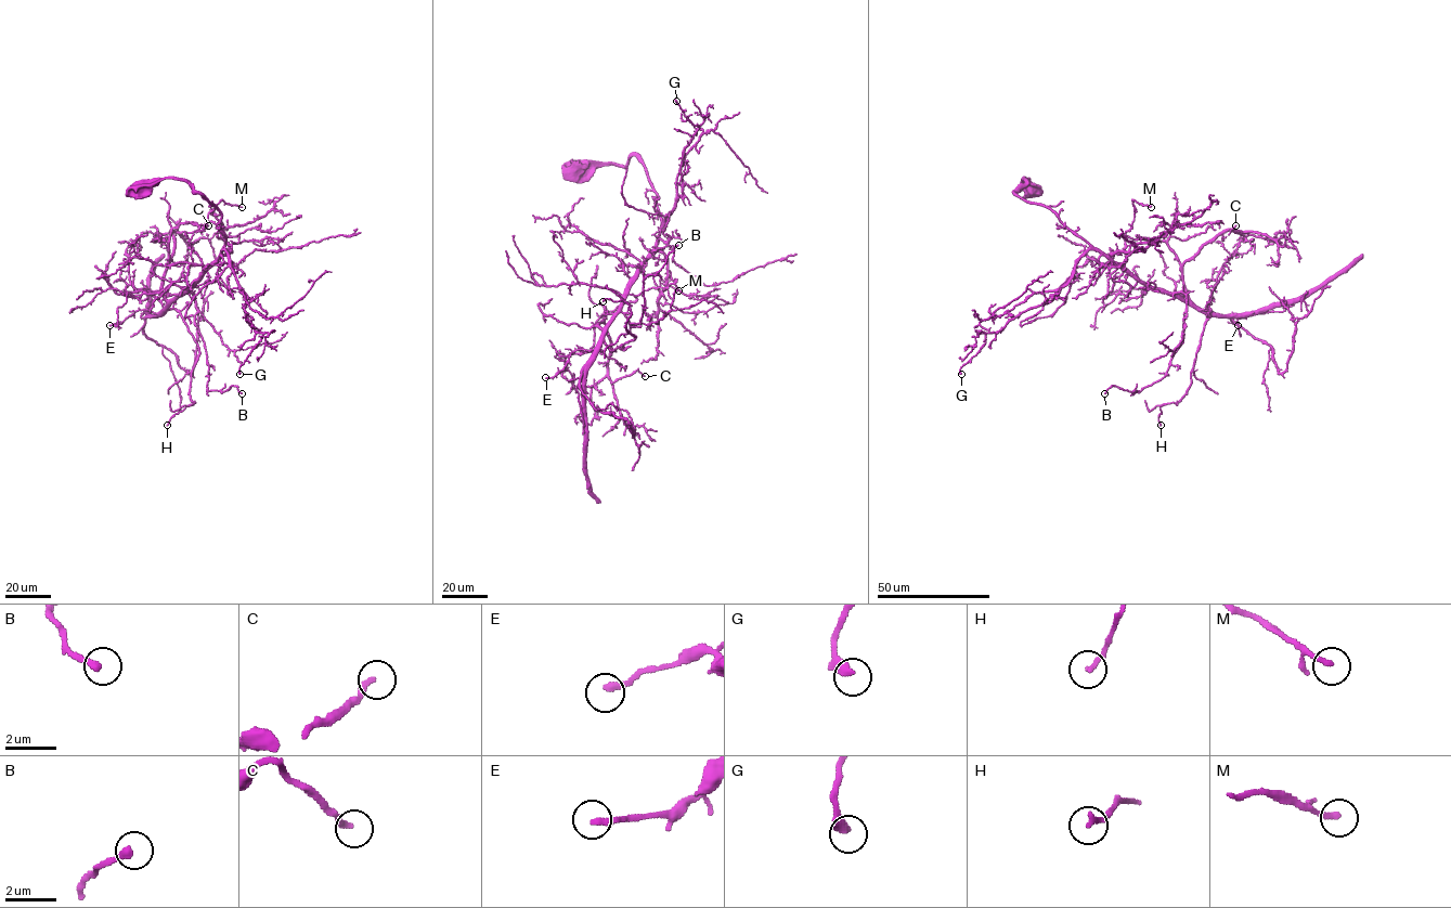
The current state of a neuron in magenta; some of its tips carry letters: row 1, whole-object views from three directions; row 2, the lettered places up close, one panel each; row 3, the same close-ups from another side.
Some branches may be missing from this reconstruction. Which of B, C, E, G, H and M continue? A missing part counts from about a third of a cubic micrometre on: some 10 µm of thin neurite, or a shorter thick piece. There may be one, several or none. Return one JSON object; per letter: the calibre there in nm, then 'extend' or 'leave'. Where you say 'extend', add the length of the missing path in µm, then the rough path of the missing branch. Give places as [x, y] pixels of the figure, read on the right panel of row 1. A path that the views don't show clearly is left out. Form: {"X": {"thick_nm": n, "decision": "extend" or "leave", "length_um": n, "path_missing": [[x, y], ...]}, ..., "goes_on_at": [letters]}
{"B": {"thick_nm": 280, "decision": "leave"}, "C": {"thick_nm": 240, "decision": "leave"}, "E": {"thick_nm": 240, "decision": "leave"}, "G": {"thick_nm": 400, "decision": "leave"}, "H": {"thick_nm": 200, "decision": "leave"}, "M": {"thick_nm": 200, "decision": "leave"}, "goes_on_at": []}

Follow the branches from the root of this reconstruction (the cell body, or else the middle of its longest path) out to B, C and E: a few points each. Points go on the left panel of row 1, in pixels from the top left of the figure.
B: (139, 189), (183, 179), (221, 213), (222, 251), (184, 293), (194, 295), (207, 390), (233, 385), (242, 393)
C: (139, 189), (183, 179), (221, 213), (221, 254), (167, 299), (162, 283), (171, 230), (208, 225)
E: (139, 189), (166, 178), (183, 179), (221, 213), (224, 245), (166, 309), (157, 313), (139, 309), (109, 325)

